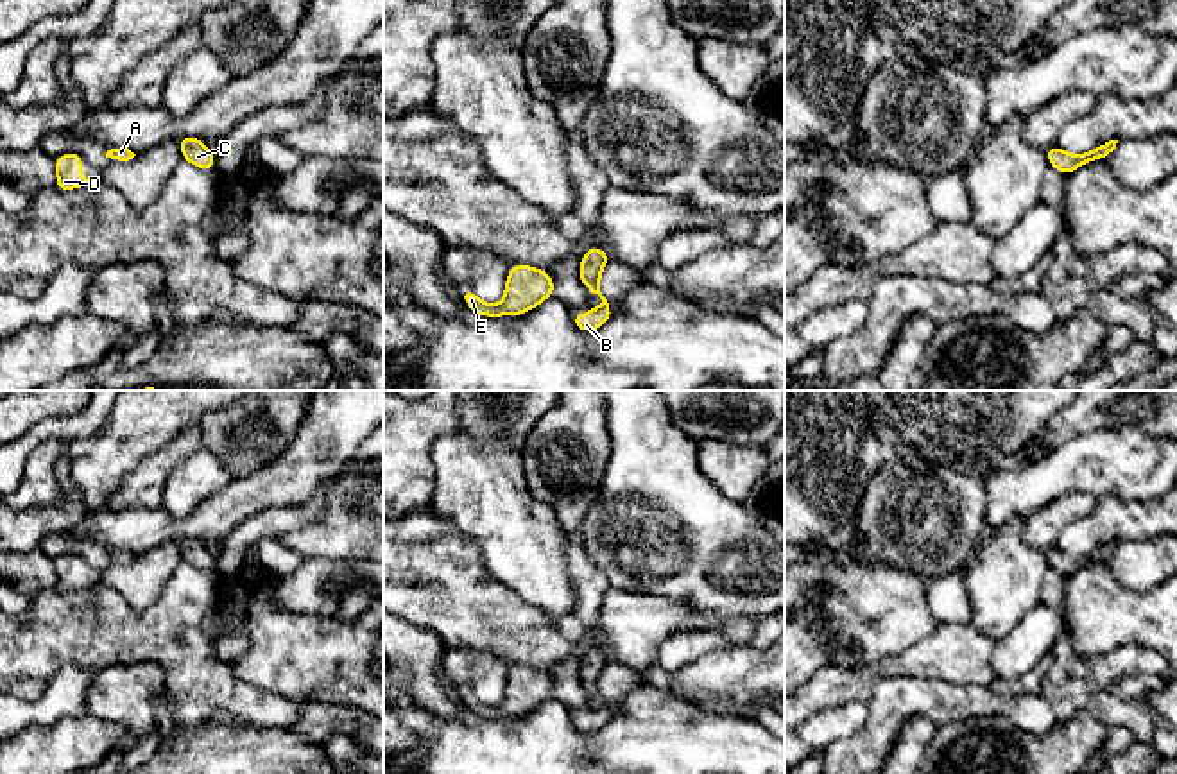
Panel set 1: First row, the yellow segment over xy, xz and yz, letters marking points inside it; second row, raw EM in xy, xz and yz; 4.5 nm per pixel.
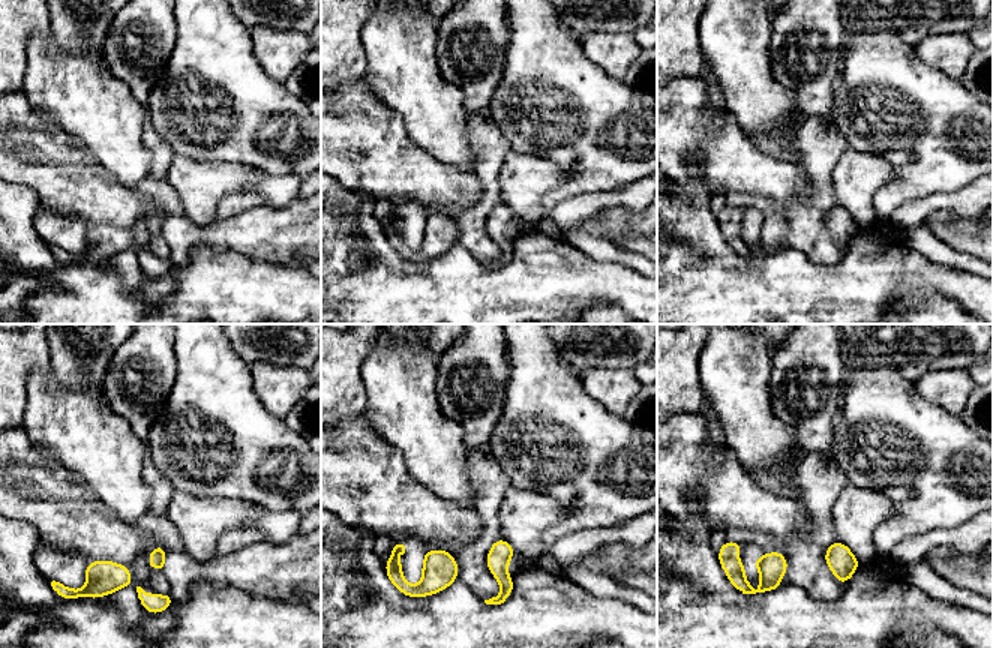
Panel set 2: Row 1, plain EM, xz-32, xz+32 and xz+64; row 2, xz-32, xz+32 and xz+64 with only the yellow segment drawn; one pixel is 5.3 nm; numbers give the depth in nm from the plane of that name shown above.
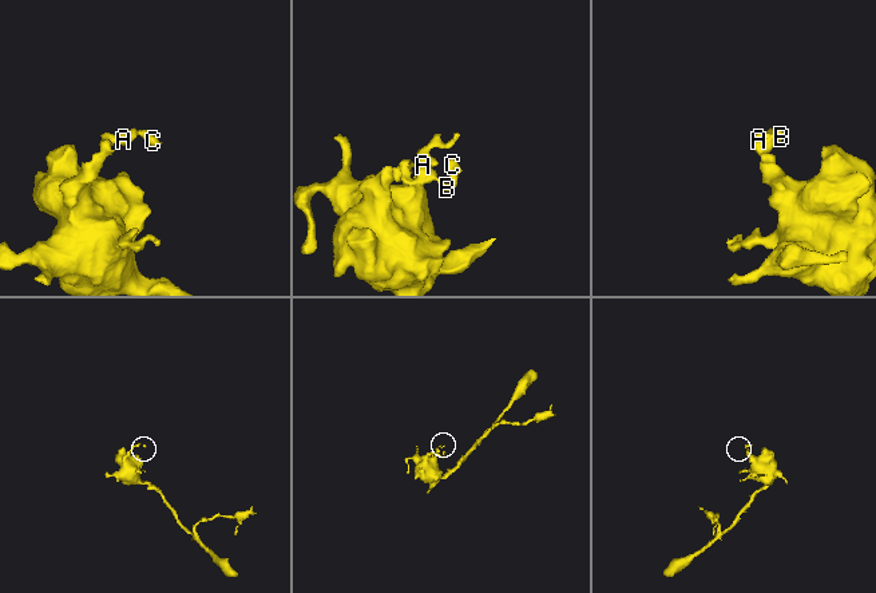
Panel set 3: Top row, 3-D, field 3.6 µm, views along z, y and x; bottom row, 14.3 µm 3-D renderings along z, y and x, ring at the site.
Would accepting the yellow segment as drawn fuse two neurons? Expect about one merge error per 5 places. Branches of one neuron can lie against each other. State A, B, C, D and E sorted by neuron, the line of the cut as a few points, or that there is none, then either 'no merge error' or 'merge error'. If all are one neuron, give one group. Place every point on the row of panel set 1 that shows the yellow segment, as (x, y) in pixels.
A B C D E; no cut; no merge error

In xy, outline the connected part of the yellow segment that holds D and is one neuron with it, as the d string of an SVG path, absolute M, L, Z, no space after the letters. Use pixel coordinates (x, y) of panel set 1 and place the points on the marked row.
M66 152L64 156L56 158L56 172L57 172L57 183L56 188L59 192L72 190L72 188L84 188L91 186L97 181L95 179L84 179L82 177L82 163L81 163L82 152Z

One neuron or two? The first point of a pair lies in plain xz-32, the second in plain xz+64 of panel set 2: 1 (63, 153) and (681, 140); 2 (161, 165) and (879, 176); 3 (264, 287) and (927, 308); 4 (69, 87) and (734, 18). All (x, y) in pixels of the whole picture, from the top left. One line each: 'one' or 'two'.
1: one
2: two
3: two
4: one

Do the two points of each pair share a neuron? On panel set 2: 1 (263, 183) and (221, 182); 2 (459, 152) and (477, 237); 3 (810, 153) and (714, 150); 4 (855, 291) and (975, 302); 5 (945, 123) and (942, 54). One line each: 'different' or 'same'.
1: same
2: different
3: different
4: same
5: different

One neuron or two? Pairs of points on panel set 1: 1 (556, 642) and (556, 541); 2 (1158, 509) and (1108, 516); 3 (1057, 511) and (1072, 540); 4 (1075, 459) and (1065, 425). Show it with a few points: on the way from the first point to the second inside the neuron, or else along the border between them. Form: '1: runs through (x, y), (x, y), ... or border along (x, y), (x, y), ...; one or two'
1: border along (520, 595), (552, 619), (570, 615); two
2: runs through (1145, 516), (1120, 516); one
3: border along (1097, 500), (1097, 506), (1073, 522), (1056, 543); two
4: border along (1109, 427), (1068, 439), (1034, 463); two

